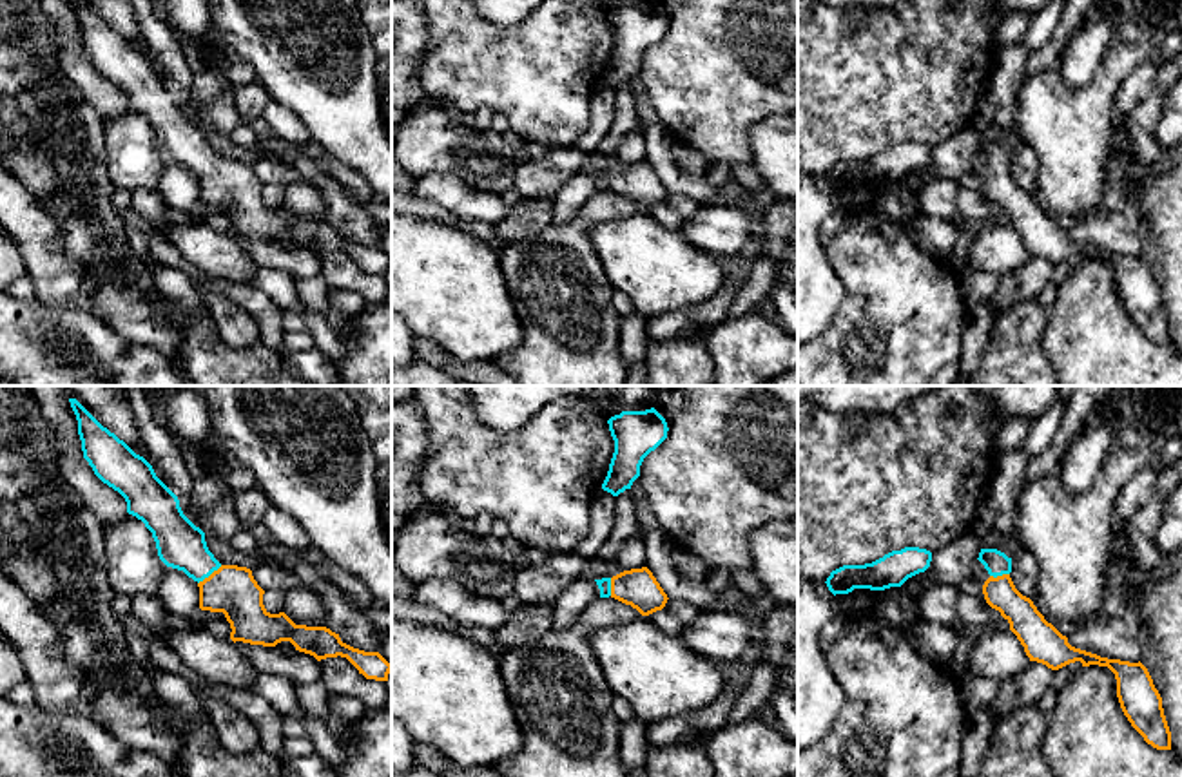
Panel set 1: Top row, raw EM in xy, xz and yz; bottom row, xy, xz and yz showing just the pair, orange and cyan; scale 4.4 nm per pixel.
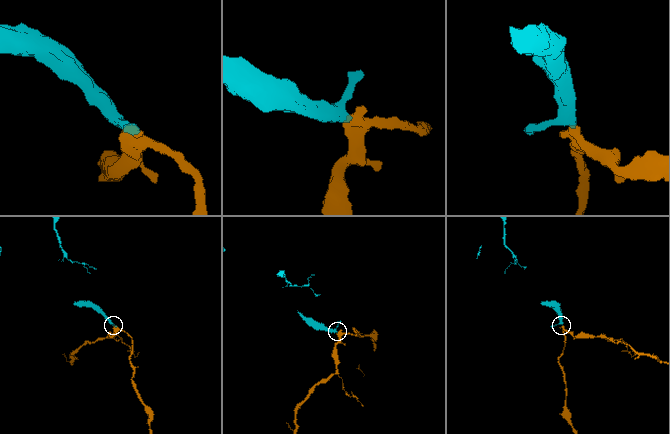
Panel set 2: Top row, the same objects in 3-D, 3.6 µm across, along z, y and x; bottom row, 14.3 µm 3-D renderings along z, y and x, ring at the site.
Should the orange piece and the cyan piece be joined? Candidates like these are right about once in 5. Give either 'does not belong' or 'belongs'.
belongs

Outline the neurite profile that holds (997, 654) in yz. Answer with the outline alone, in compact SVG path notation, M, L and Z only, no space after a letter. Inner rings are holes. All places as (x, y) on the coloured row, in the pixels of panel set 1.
M990 630L975 634L968 668L970 674L1001 683L1024 672L1030 663L1024 647L1012 630Z

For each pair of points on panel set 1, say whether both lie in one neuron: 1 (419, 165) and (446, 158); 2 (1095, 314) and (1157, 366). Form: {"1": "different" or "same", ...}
{"1": "same", "2": "same"}

